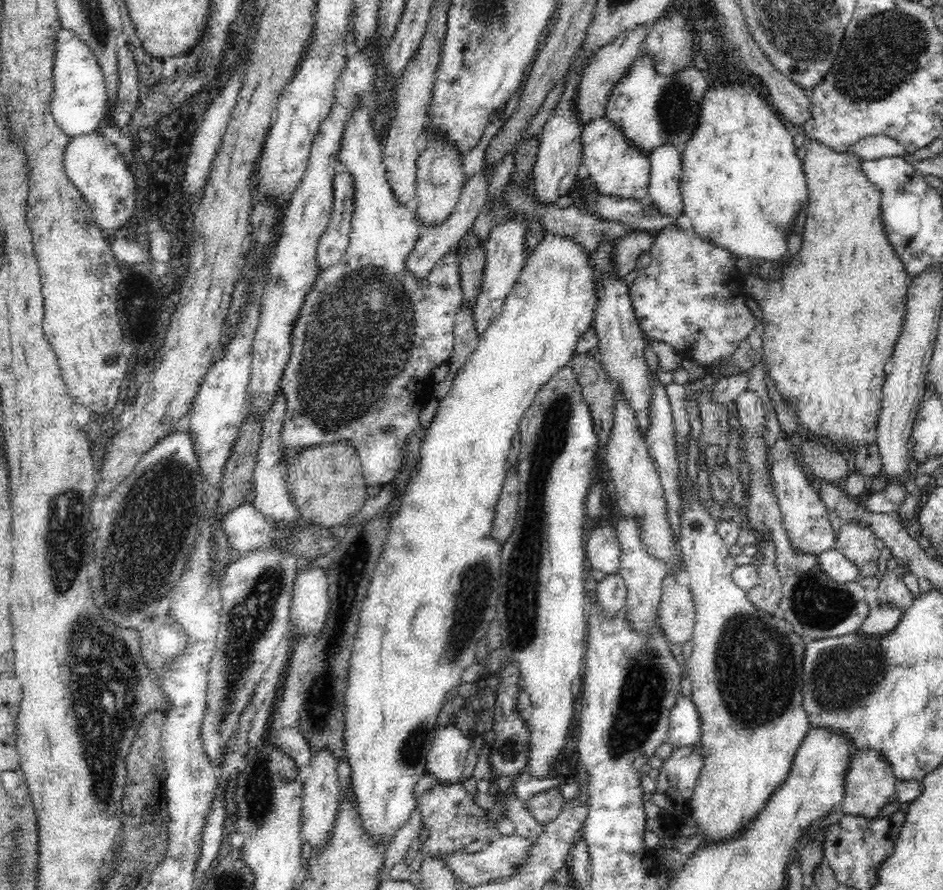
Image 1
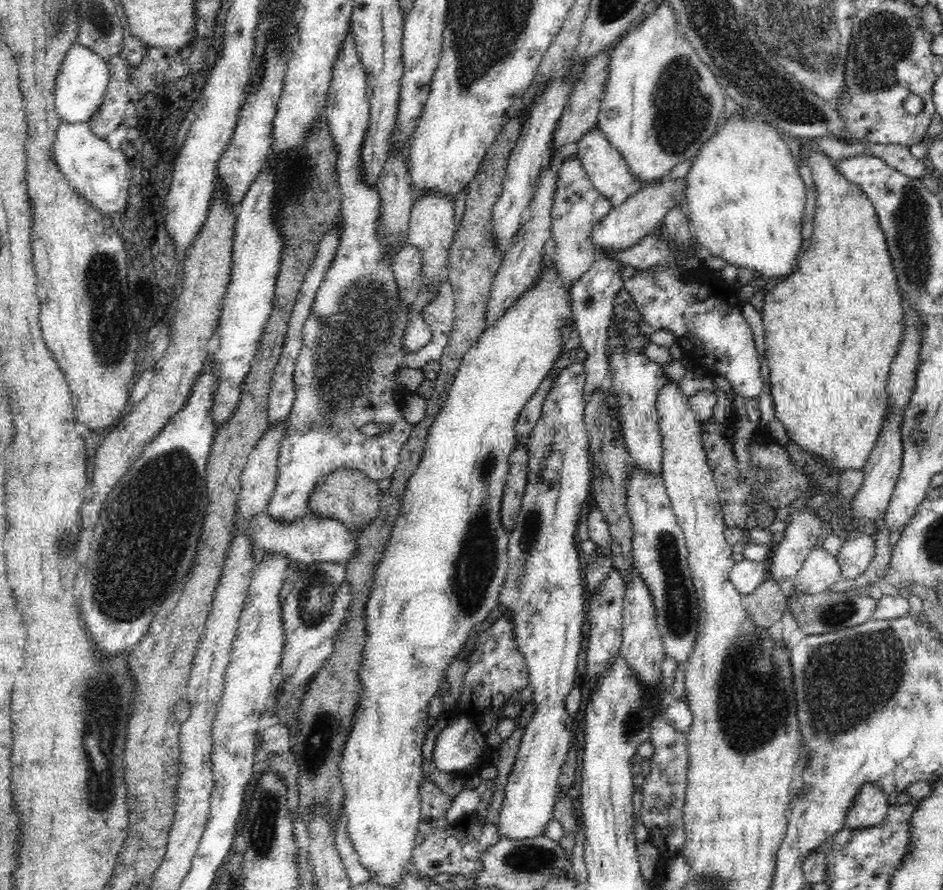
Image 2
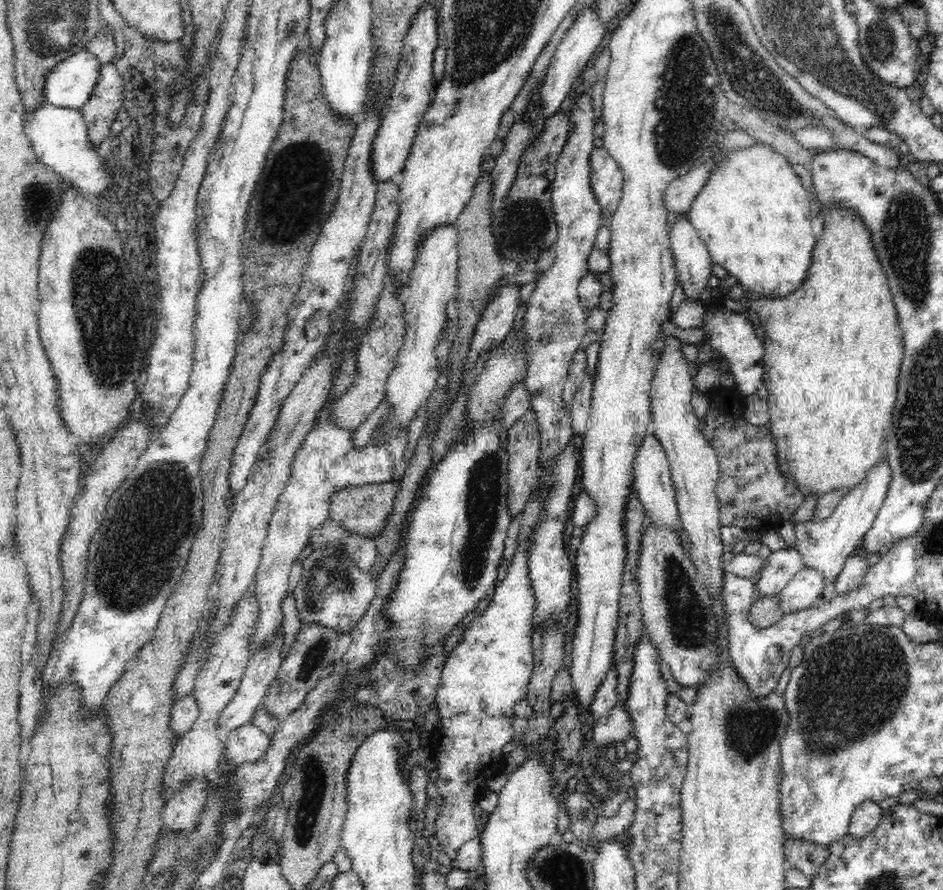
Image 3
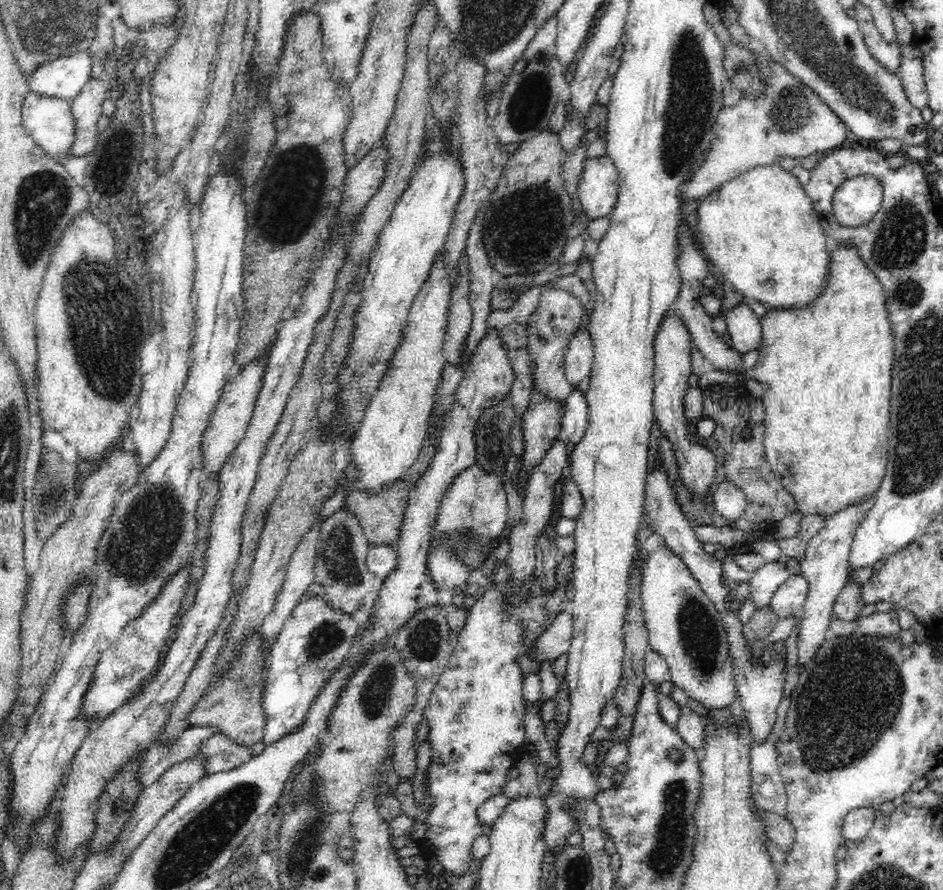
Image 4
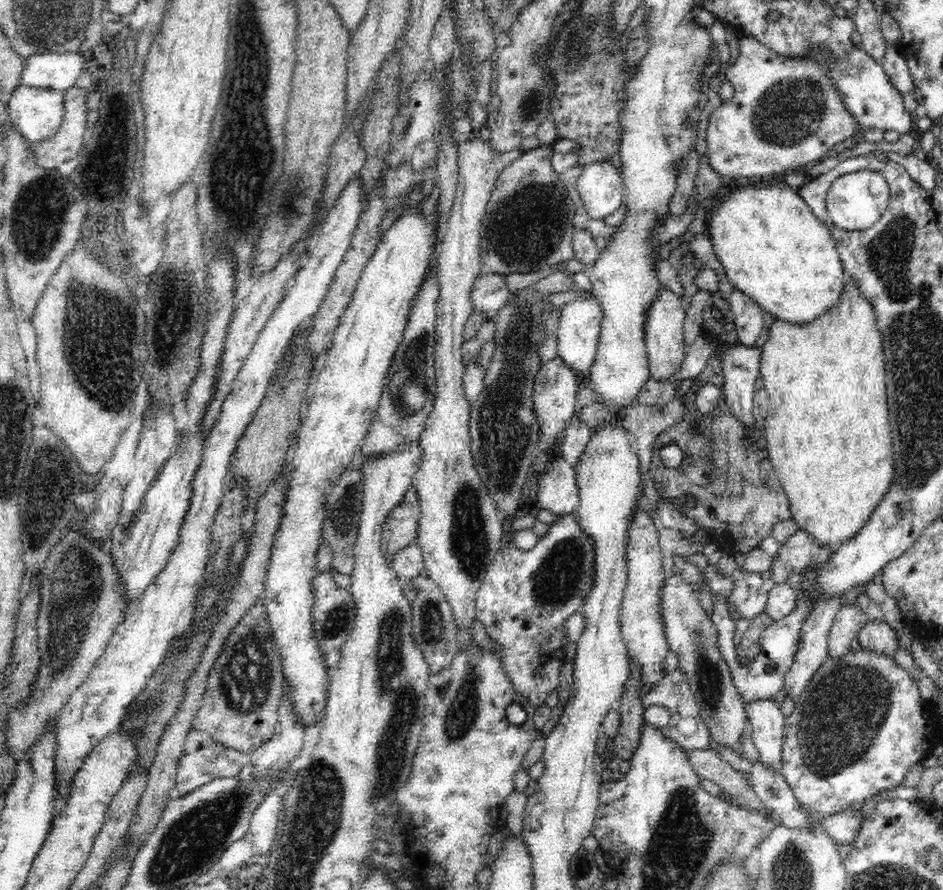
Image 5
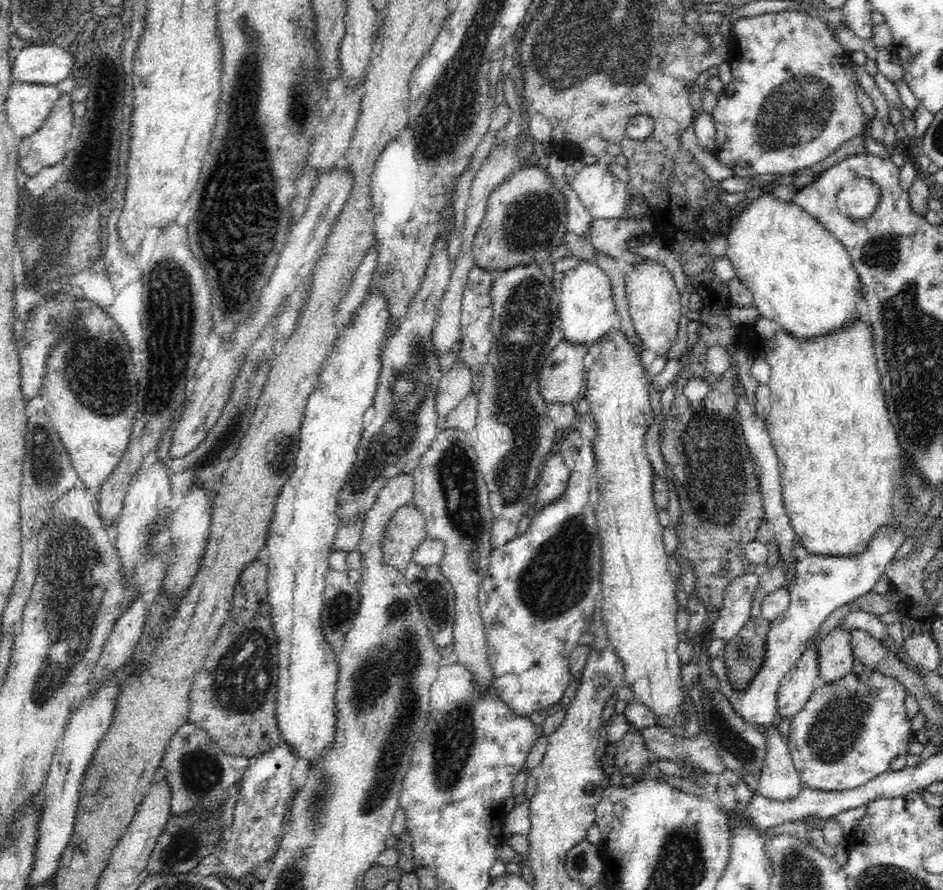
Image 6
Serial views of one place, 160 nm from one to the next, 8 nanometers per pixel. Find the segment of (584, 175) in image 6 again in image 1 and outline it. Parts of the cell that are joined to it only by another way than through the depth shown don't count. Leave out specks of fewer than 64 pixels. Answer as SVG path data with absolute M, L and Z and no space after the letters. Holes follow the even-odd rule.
M600 116L585 124L582 129L583 162L582 170L587 180L606 196L645 200L649 194L650 159L632 146L612 121Z

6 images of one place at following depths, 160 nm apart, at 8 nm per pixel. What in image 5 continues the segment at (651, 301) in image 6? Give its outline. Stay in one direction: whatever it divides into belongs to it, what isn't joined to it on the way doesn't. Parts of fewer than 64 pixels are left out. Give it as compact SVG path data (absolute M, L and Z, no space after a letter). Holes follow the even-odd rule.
M660 285L658 296L654 298L654 302L646 310L643 333L648 363L650 364L650 373L656 381L672 382L674 374L680 370L680 366L684 362L683 358L687 353L684 335L682 335L685 312L683 312L681 300L682 298L678 294L674 294L666 286Z

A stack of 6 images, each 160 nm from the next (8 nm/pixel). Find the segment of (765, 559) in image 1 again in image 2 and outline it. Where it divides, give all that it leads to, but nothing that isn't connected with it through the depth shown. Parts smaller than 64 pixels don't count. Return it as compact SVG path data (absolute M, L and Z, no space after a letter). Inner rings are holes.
M771 576L750 594L742 594L749 614L755 626L769 629L775 622L782 618L784 609L787 608L787 599L782 593L780 584Z

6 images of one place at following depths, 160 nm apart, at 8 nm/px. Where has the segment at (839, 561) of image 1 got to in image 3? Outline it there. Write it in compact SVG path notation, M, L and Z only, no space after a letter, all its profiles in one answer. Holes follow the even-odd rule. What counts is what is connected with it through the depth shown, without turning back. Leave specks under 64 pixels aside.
M804 567L778 594L783 614L790 614L812 606L822 598L823 588L822 572L815 568Z

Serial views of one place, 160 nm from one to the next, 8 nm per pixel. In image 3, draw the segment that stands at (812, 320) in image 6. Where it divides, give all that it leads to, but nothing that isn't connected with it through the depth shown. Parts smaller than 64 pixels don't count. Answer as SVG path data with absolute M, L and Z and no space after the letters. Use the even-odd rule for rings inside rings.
M759 141L758 145L728 150L696 194L686 217L707 247L713 265L722 266L744 290L753 292L754 298L785 298L806 281L818 238L817 226L811 224L810 197L786 157L770 145Z

